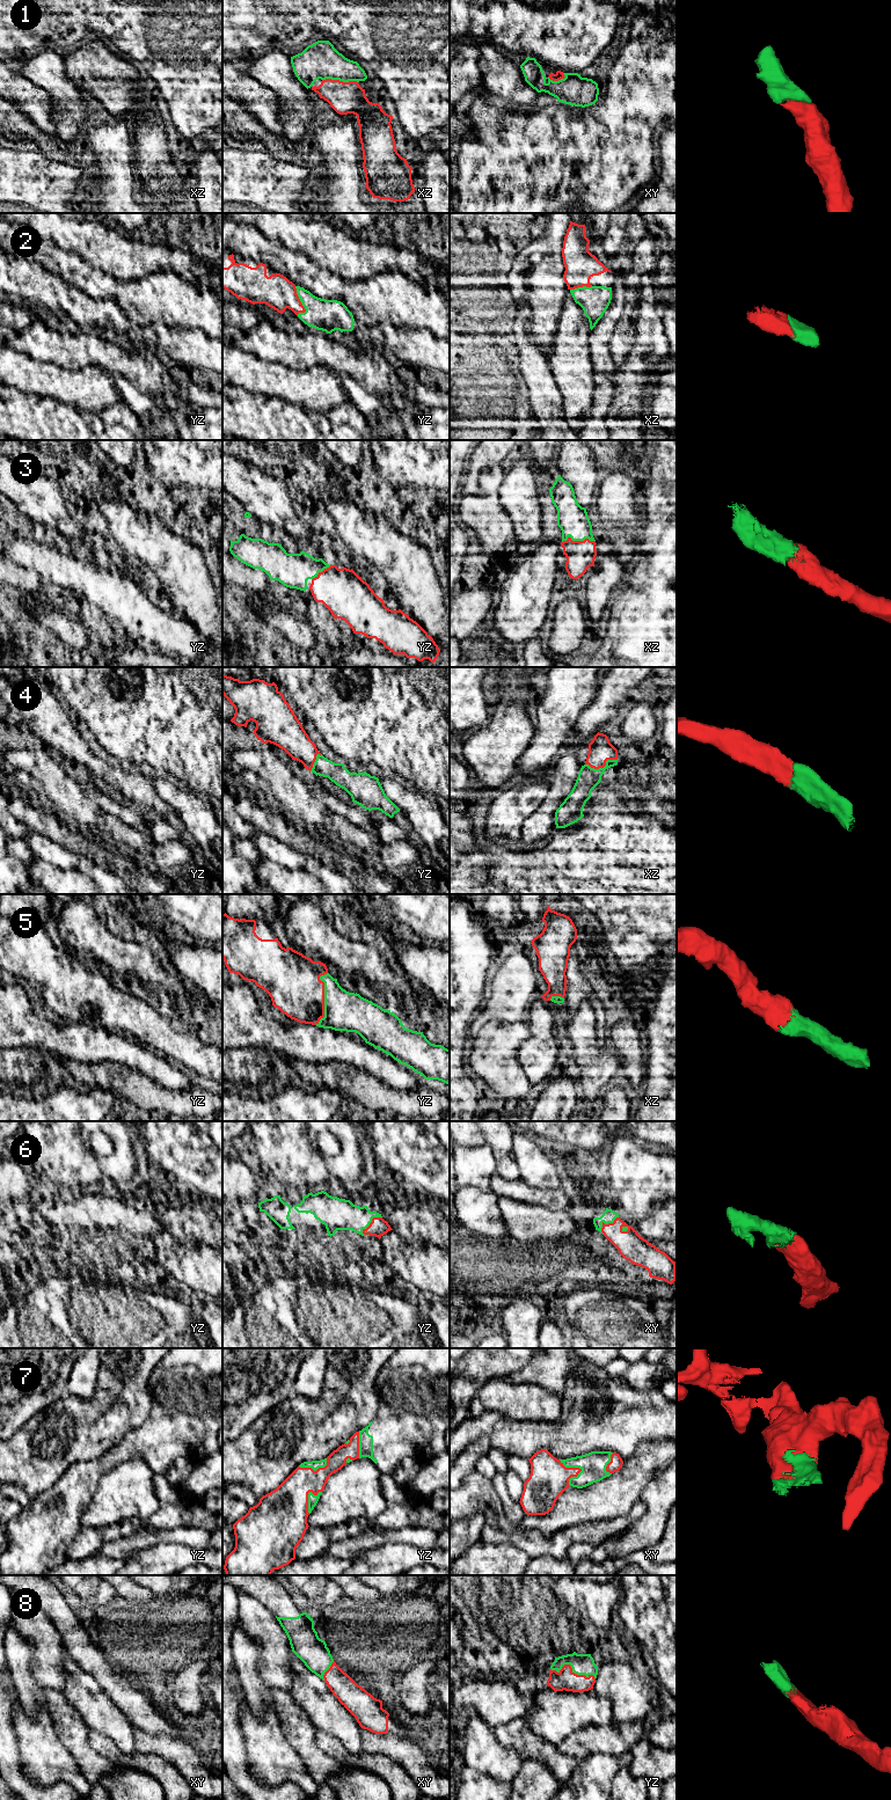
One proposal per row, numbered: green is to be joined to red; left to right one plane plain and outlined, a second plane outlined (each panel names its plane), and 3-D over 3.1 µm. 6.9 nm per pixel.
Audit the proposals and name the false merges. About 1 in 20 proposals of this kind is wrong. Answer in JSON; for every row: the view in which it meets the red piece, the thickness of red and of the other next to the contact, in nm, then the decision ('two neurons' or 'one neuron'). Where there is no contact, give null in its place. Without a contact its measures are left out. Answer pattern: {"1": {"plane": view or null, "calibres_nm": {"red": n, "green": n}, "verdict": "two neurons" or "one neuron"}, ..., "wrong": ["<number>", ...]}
{"1": {"plane": "xz", "calibres_nm": {"red": 220, "green": 260}, "verdict": "one neuron"}, "2": {"plane": "yz", "calibres_nm": {"red": 220, "green": 220}, "verdict": "one neuron"}, "3": {"plane": "xz", "calibres_nm": {"red": 200, "green": 220}, "verdict": "one neuron"}, "4": {"plane": "xz", "calibres_nm": {"red": 170, "green": 150}, "verdict": "one neuron"}, "5": {"plane": "yz", "calibres_nm": {"red": 380, "green": 280}, "verdict": "one neuron"}, "6": {"plane": "yz", "calibres_nm": {"red": 120, "green": 220}, "verdict": "one neuron"}, "7": {"plane": "xy", "calibres_nm": {"red": 280, "green": 180}, "verdict": "one neuron"}, "8": {"plane": "yz", "calibres_nm": {"red": 140, "green": 140}, "verdict": "one neuron"}, "wrong": []}

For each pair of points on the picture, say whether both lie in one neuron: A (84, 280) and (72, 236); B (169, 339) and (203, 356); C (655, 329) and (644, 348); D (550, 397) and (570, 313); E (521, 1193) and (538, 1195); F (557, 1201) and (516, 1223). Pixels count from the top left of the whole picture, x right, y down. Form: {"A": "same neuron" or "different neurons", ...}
{"A": "different neurons", "B": "same neuron", "C": "same neuron", "D": "different neurons", "E": "same neuron", "F": "different neurons"}

